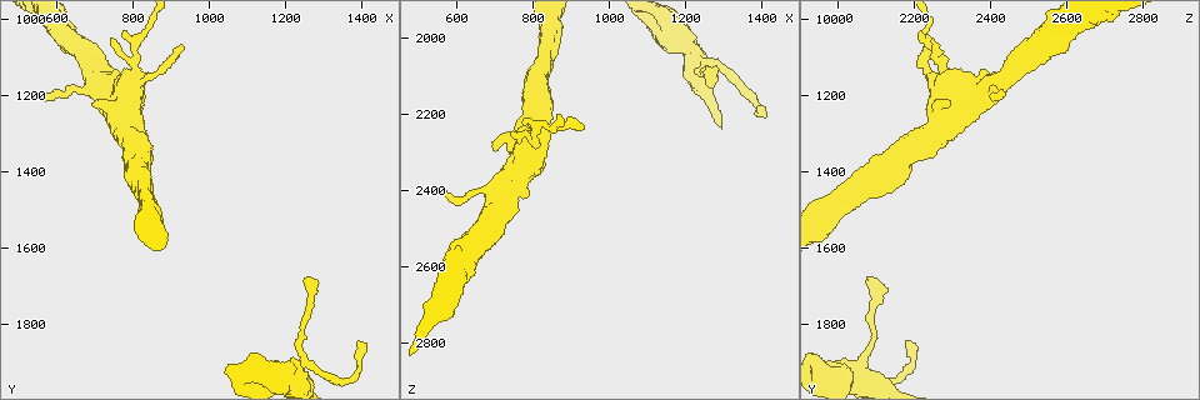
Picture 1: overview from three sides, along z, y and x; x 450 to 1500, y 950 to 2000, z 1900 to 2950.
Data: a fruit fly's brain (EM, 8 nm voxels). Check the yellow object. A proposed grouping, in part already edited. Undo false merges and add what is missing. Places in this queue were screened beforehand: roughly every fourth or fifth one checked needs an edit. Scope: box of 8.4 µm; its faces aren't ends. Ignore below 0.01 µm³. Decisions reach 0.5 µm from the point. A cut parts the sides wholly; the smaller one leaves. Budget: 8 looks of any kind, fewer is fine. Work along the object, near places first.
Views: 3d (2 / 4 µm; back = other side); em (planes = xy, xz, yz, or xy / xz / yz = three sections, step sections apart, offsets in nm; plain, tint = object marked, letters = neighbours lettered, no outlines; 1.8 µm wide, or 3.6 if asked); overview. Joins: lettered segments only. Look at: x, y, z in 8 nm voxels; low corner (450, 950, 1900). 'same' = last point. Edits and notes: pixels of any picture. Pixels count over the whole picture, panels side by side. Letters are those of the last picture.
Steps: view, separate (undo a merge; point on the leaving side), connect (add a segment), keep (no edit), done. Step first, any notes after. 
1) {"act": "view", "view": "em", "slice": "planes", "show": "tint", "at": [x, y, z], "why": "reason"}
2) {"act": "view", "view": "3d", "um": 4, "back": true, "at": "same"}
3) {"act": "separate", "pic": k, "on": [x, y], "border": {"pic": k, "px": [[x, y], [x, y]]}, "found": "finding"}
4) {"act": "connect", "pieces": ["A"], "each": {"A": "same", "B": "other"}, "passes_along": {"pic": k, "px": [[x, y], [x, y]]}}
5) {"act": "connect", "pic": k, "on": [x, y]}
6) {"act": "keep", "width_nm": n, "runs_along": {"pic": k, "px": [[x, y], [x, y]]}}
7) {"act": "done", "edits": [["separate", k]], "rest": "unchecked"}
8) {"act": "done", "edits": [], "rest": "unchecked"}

{"act": "view", "view": "em", "slice": "yz", "step": 16, "show": "letters", "at": [1260, 1680, 2075], "why": "tapers out"}

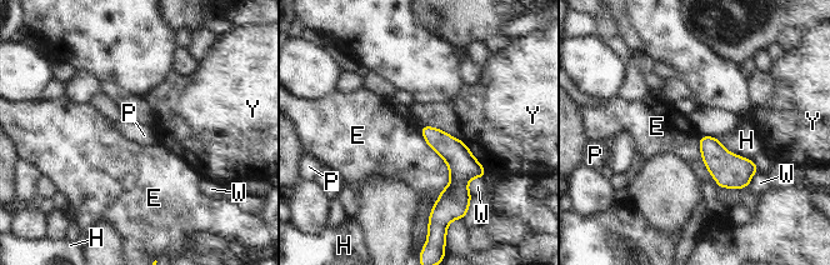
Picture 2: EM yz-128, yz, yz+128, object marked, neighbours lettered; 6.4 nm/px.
{"act": "view", "view": "em", "slice": "planes", "show": "letters", "at": "same", "why": "another direction"}

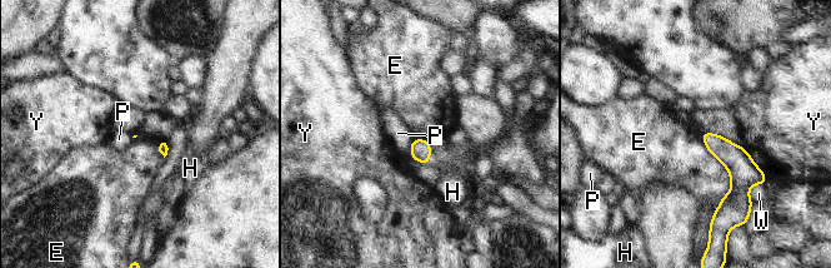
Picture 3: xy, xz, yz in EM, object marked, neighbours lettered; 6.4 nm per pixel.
{"act": "keep", "longest_contact_nm": ["E", 500], "each": {"E": "other", "H": "other", "P": "other", "W": "other", "Y": "other"}, "border": {"pic": 3, "px": [[700, 133], [730, 179], [714, 212]]}, "found": "none of them fits"}

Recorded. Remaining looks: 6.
{"act": "view", "view": "3d", "um": 2, "back": true, "at": [1390, 1855, 2180], "why": "tapers out"}

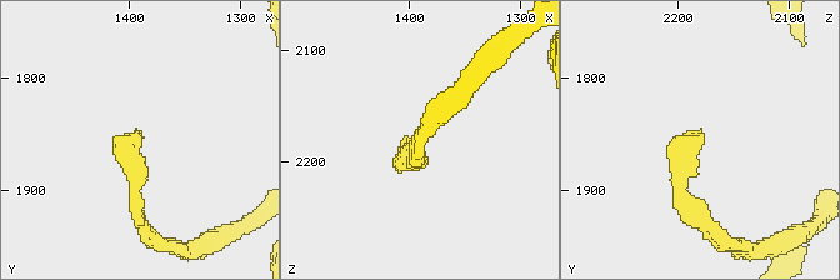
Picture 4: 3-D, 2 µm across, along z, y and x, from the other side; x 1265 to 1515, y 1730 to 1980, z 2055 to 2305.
{"act": "view", "view": "em", "slice": "planes", "show": "letters", "at": [1388, 1846, 2178], "why": "shape alone is not enough"}

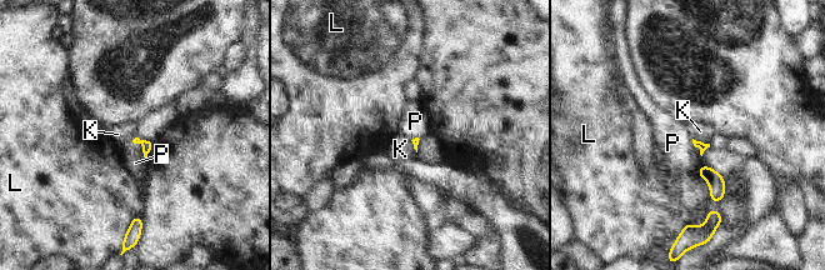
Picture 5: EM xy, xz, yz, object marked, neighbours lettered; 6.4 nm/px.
{"act": "keep", "each": {"K": "other", "L": "other", "P": "other"}, "border": {"pic": 5, "px": [[135, 136], [145, 159]]}, "found": "none of them fits"}

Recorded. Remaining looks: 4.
{"act": "view", "view": "3d", "um": 4, "back": true, "at": [805, 1105, 2275], "why": "calibre changes"}

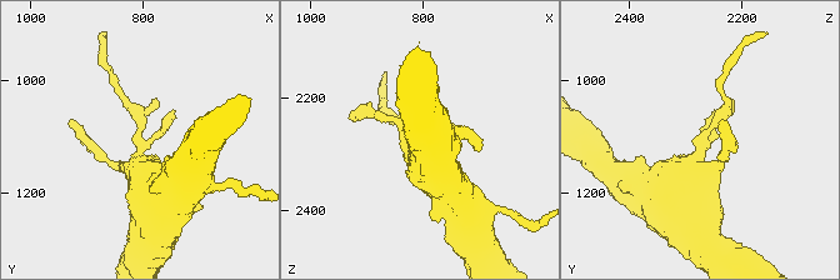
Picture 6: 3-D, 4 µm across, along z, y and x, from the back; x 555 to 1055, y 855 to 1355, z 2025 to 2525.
{"act": "view", "view": "em", "um": 3.6, "slice": "planes", "show": "letters", "at": [810, 1110, 2270], "why": "shape alone is not enough"}

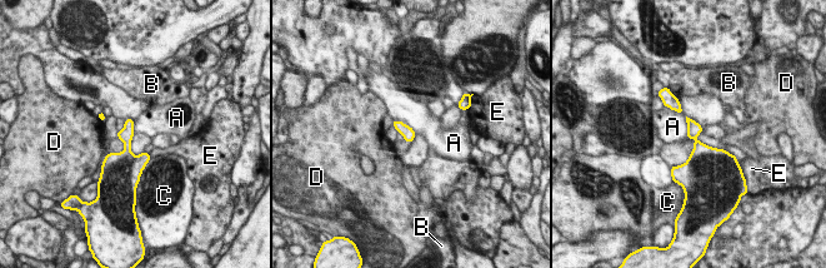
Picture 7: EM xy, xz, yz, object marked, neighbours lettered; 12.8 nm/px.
{"act": "keep", "width_nm": 160, "each": {"A": "other", "B": "other", "C": "other", "D": "other", "E": "other"}, "border": {"pic": 7, "px": [[394, 119], [401, 120], [416, 134]]}, "found": "all the same neuron"}

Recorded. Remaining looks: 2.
{"act": "done", "edits": [], "rest": "unchecked"}

